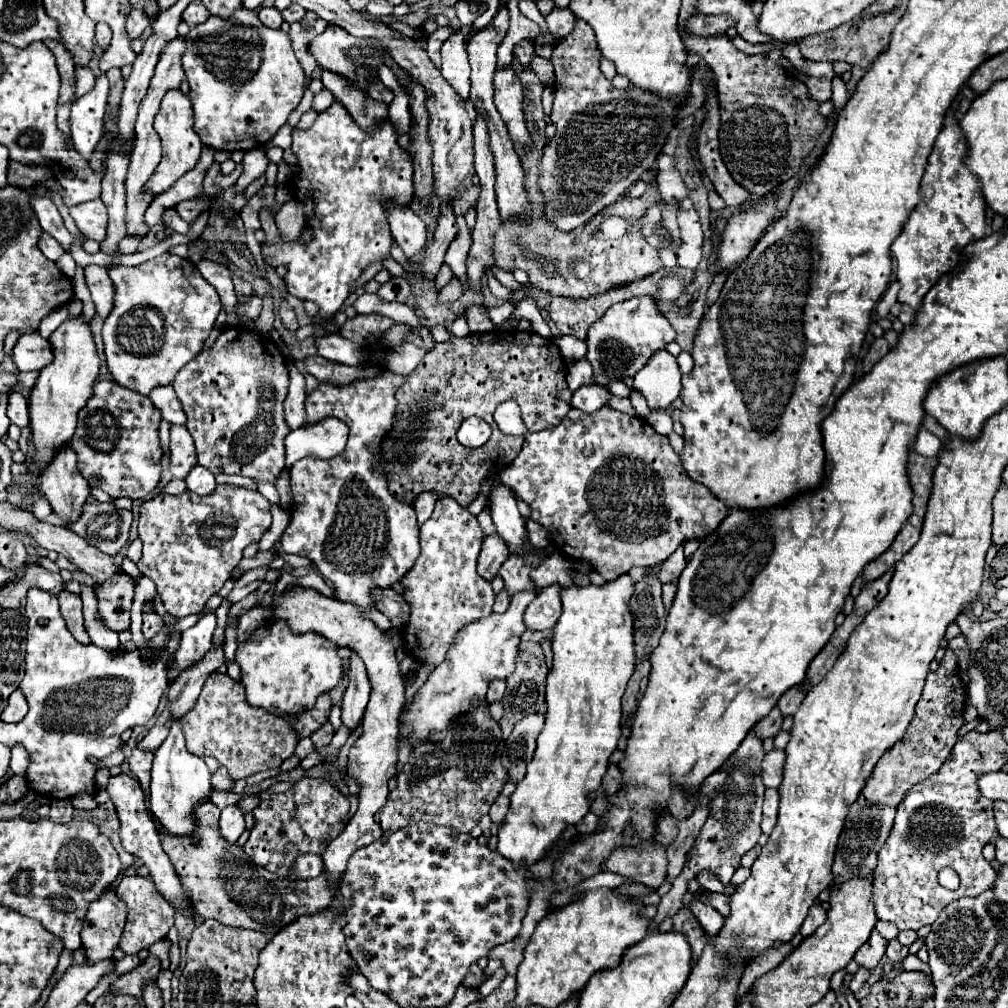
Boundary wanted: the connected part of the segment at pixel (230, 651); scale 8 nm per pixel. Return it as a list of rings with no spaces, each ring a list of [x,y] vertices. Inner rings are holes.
[[[235,626],[225,630],[225,658],[227,662],[235,660],[235,652],[237,652],[237,636],[235,636]]]

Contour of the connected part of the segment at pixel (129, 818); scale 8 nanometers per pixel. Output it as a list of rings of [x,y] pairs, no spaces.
[[[119,774],[119,776],[111,776],[109,778],[109,784],[107,784],[107,792],[111,796],[111,802],[115,804],[115,810],[117,810],[117,818],[121,822],[119,826],[119,838],[121,838],[121,844],[123,848],[137,856],[139,860],[143,860],[143,864],[149,868],[149,876],[153,878],[157,890],[163,894],[163,898],[177,910],[177,912],[193,912],[195,914],[195,906],[193,906],[193,900],[191,896],[187,894],[187,890],[183,888],[183,882],[181,878],[177,876],[169,856],[163,852],[161,848],[161,840],[159,840],[159,832],[157,832],[157,826],[155,826],[155,820],[149,812],[149,808],[145,806],[145,794],[139,786],[139,782],[135,778],[131,778],[129,774]]]

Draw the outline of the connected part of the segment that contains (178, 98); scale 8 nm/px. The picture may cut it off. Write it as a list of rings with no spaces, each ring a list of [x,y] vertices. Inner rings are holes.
[[[179,90],[167,92],[163,96],[161,110],[155,118],[155,130],[161,136],[161,142],[163,142],[163,158],[161,158],[155,174],[145,184],[145,190],[143,190],[143,192],[149,192],[151,196],[159,196],[161,192],[169,190],[181,176],[185,176],[189,170],[193,170],[195,164],[199,162],[199,154],[201,154],[201,148],[203,148],[203,142],[199,140],[199,136],[193,130],[191,100]]]

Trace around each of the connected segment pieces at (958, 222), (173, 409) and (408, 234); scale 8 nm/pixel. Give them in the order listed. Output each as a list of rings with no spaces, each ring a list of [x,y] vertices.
[[[953,112],[947,114],[941,134],[935,140],[933,152],[919,190],[921,202],[913,208],[901,234],[891,244],[891,254],[897,260],[897,280],[901,284],[899,302],[919,308],[929,288],[955,268],[963,246],[985,236],[985,200],[981,180],[973,176],[967,166],[967,140],[961,134],[959,120]]]
[[[159,386],[155,390],[151,390],[149,394],[151,402],[161,410],[161,416],[171,422],[171,424],[185,424],[185,412],[181,408],[179,398],[175,396],[173,386]]]
[[[393,208],[389,216],[391,234],[407,258],[419,258],[427,248],[425,222],[411,208]]]

